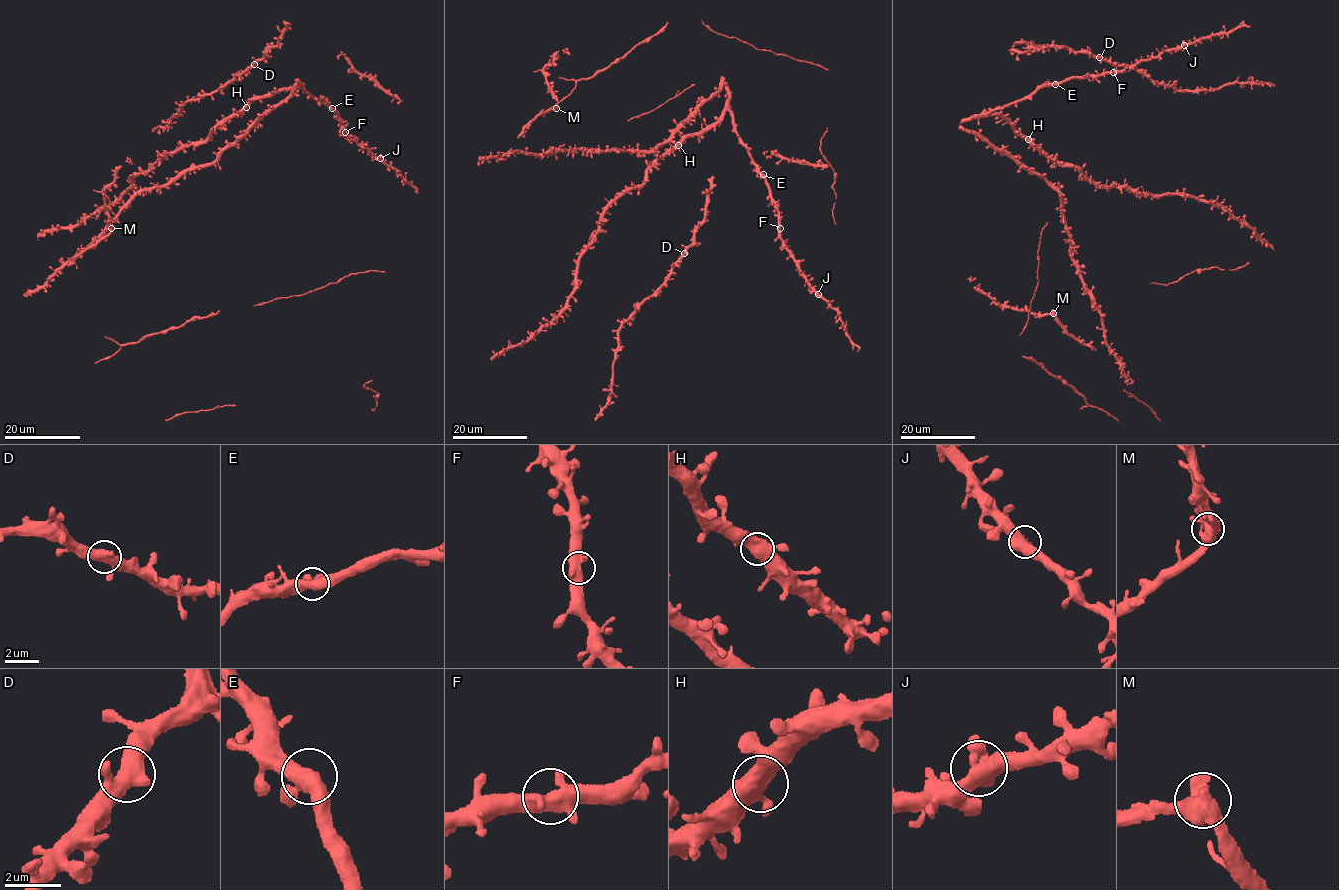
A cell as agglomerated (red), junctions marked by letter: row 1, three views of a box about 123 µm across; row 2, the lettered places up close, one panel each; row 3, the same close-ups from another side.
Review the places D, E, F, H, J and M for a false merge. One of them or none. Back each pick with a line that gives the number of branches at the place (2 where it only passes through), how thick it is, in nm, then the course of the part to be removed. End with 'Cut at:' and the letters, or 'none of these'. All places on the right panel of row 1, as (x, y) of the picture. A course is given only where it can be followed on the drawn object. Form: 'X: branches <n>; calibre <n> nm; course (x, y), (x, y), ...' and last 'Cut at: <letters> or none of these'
Cut at: none of these

